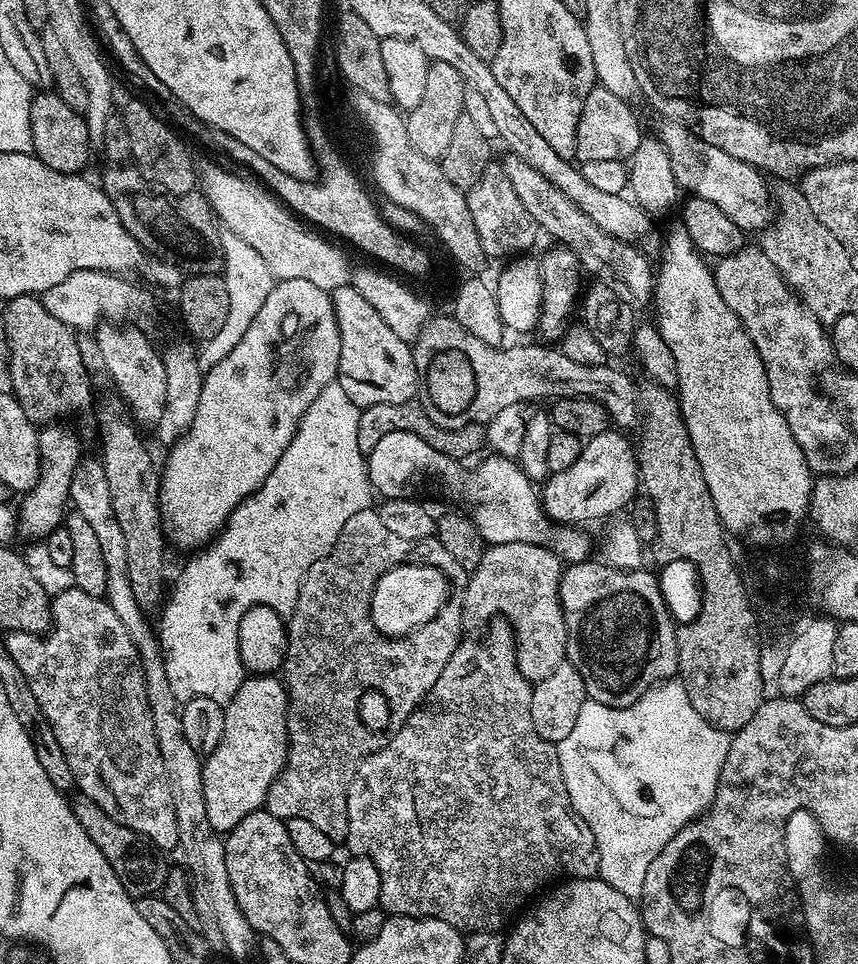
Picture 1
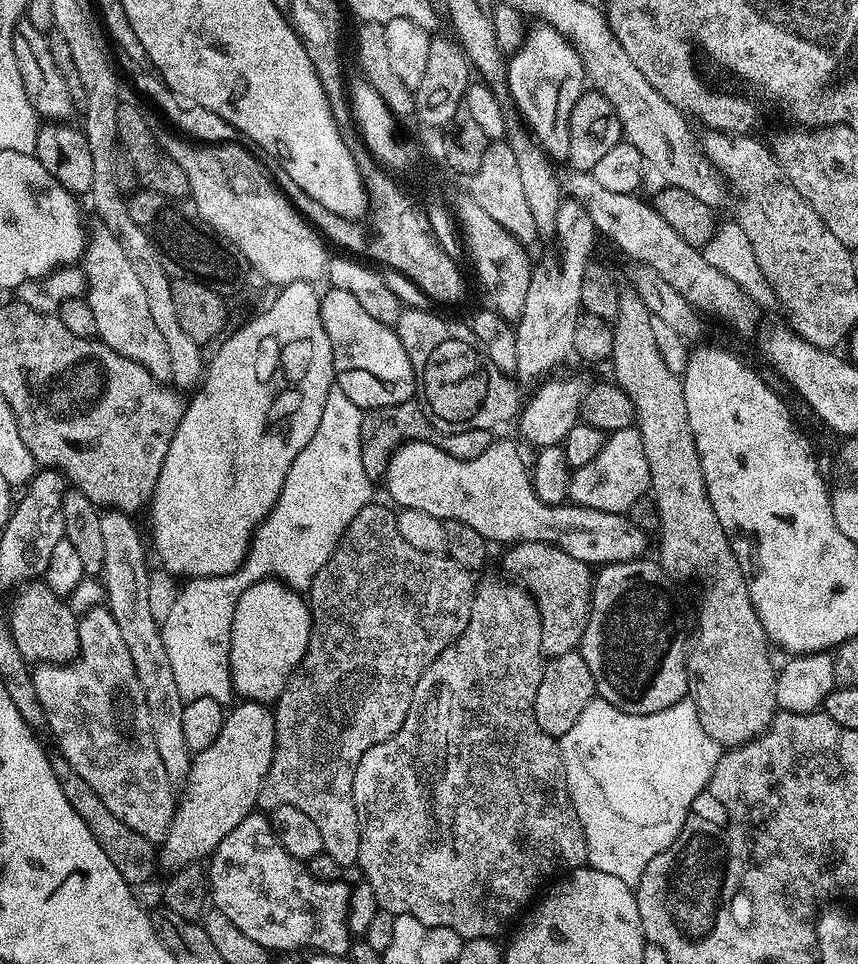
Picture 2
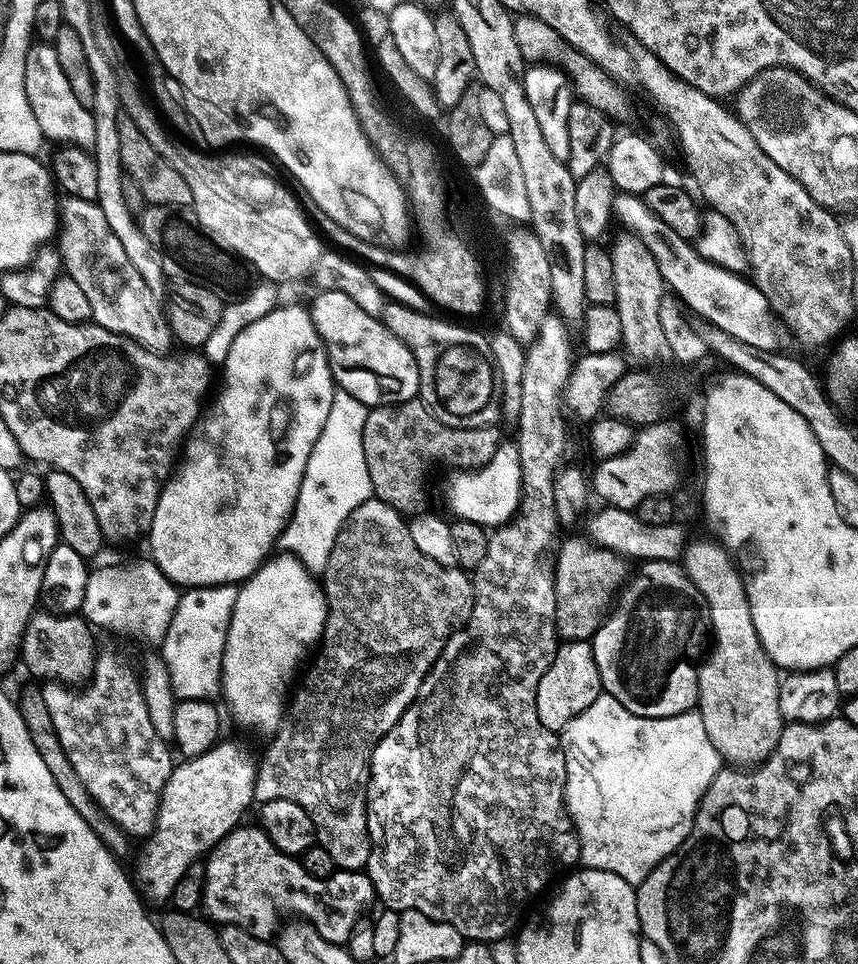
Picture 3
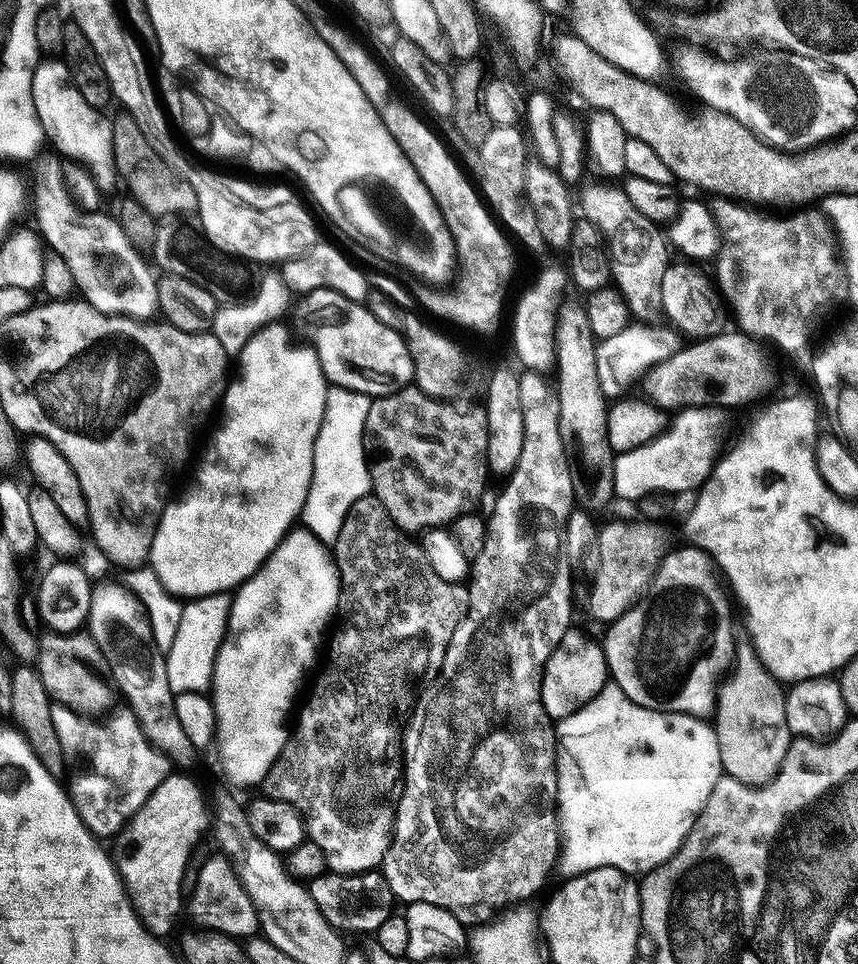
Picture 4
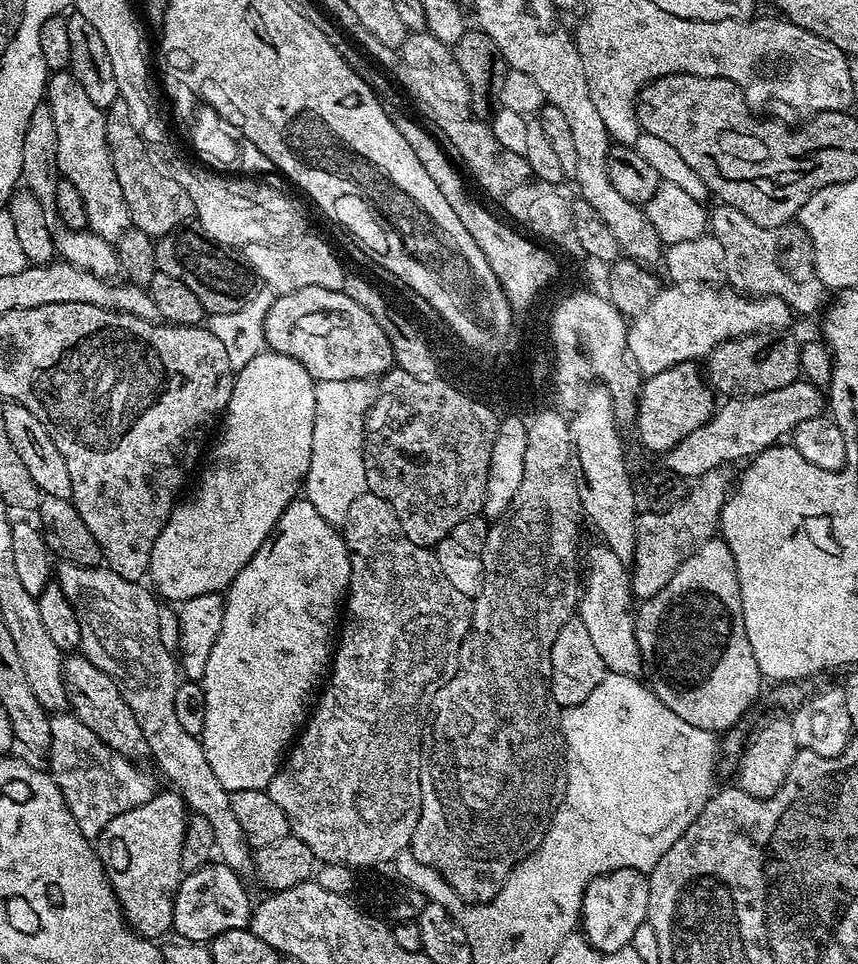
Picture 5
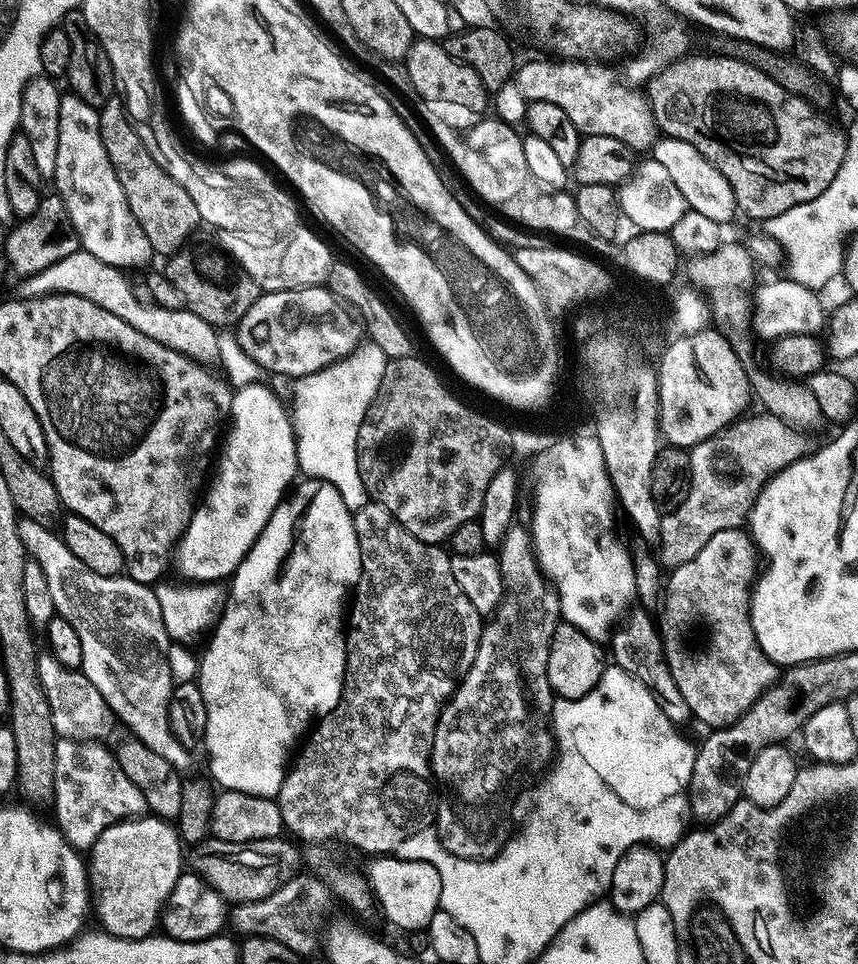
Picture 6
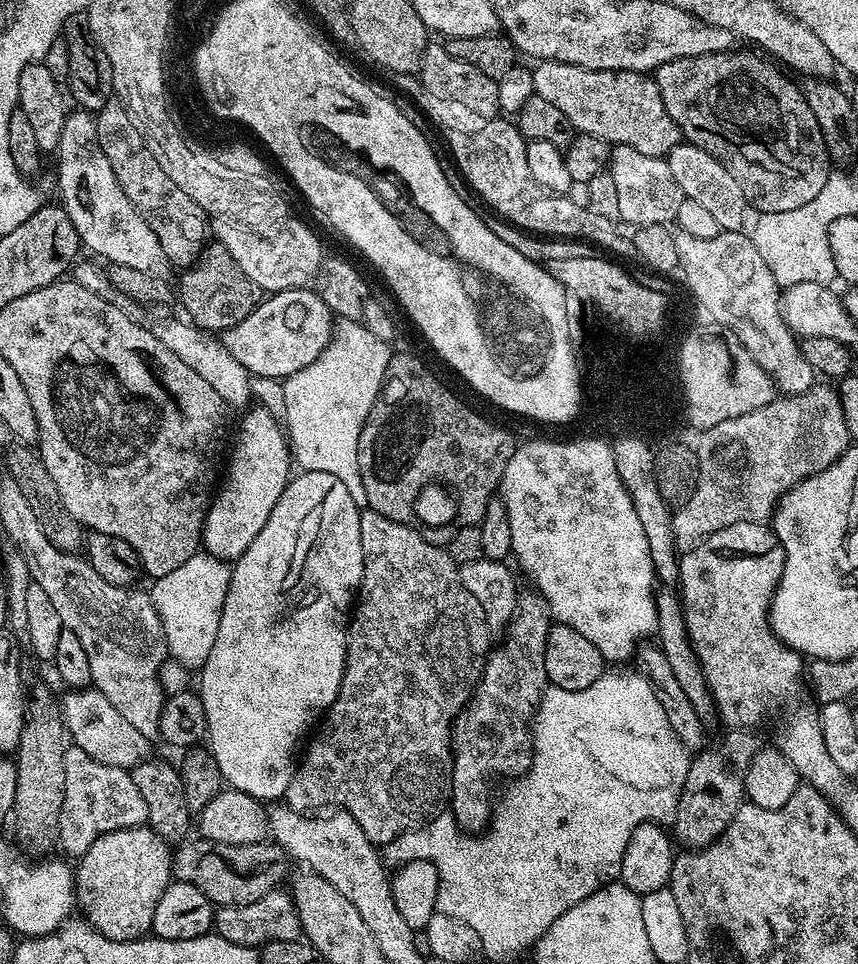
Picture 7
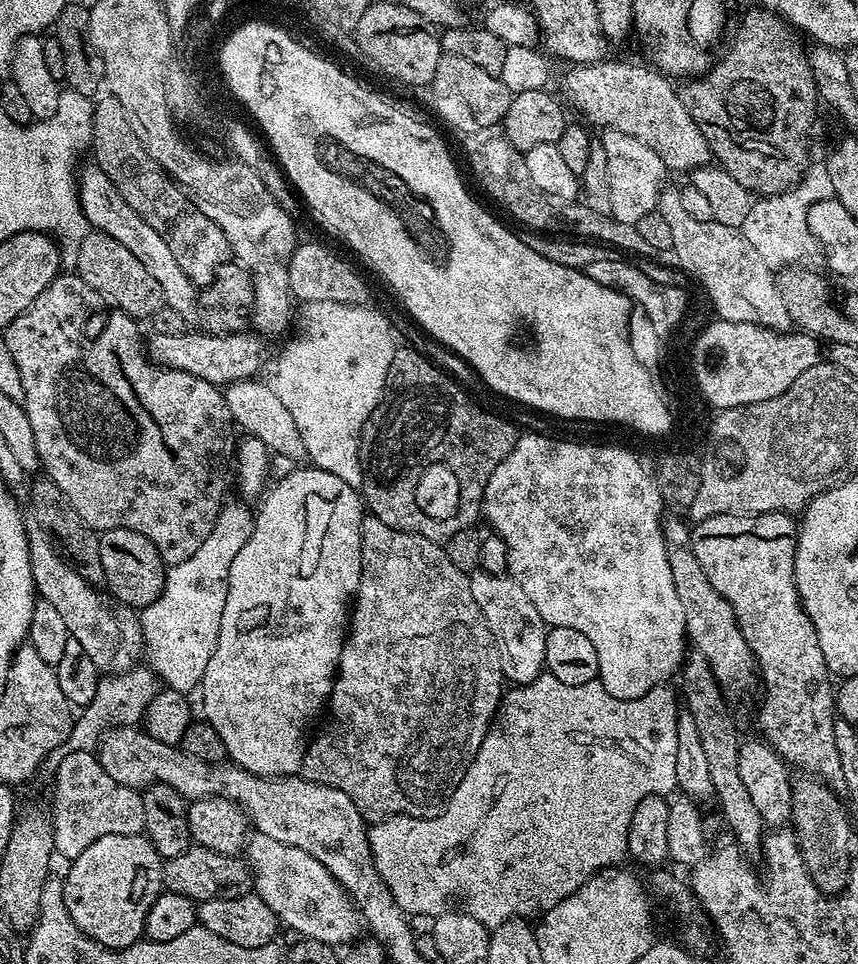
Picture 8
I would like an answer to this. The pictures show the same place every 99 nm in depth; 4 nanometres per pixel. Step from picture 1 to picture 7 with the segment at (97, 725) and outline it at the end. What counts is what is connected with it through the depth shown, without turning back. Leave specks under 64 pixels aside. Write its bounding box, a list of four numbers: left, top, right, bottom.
[58,746,147,857]

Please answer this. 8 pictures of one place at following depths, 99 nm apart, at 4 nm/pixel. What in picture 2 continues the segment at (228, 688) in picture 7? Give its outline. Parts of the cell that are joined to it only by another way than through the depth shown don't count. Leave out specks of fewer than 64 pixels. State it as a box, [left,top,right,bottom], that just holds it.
[230,578,312,705]

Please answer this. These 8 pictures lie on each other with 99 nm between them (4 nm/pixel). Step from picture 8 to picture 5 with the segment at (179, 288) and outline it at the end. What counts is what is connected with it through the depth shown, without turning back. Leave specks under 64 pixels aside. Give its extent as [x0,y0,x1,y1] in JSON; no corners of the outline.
[46,70,132,242]

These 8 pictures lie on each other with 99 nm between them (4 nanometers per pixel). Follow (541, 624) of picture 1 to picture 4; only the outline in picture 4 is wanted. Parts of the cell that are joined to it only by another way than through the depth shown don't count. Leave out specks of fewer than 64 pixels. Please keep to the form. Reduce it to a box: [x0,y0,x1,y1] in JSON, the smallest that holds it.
[262,494,670,874]

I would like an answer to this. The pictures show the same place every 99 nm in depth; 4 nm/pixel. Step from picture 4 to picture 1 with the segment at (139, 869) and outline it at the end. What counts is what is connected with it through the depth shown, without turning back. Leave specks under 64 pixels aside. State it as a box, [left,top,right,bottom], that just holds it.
[203,674,288,834]

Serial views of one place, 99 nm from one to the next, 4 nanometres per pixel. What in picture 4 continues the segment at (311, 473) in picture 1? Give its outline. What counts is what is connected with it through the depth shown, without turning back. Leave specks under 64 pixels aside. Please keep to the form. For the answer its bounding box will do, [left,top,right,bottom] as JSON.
[166,386,373,693]

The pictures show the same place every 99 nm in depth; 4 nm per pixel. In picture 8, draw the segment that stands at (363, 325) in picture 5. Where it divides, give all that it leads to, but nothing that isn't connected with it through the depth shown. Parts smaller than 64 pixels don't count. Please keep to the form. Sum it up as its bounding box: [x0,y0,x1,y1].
[146,330,265,386]

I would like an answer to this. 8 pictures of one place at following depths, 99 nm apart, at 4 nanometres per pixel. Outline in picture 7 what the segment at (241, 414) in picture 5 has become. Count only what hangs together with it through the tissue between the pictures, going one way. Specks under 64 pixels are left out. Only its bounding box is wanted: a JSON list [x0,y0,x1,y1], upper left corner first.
[203,406,290,562]

